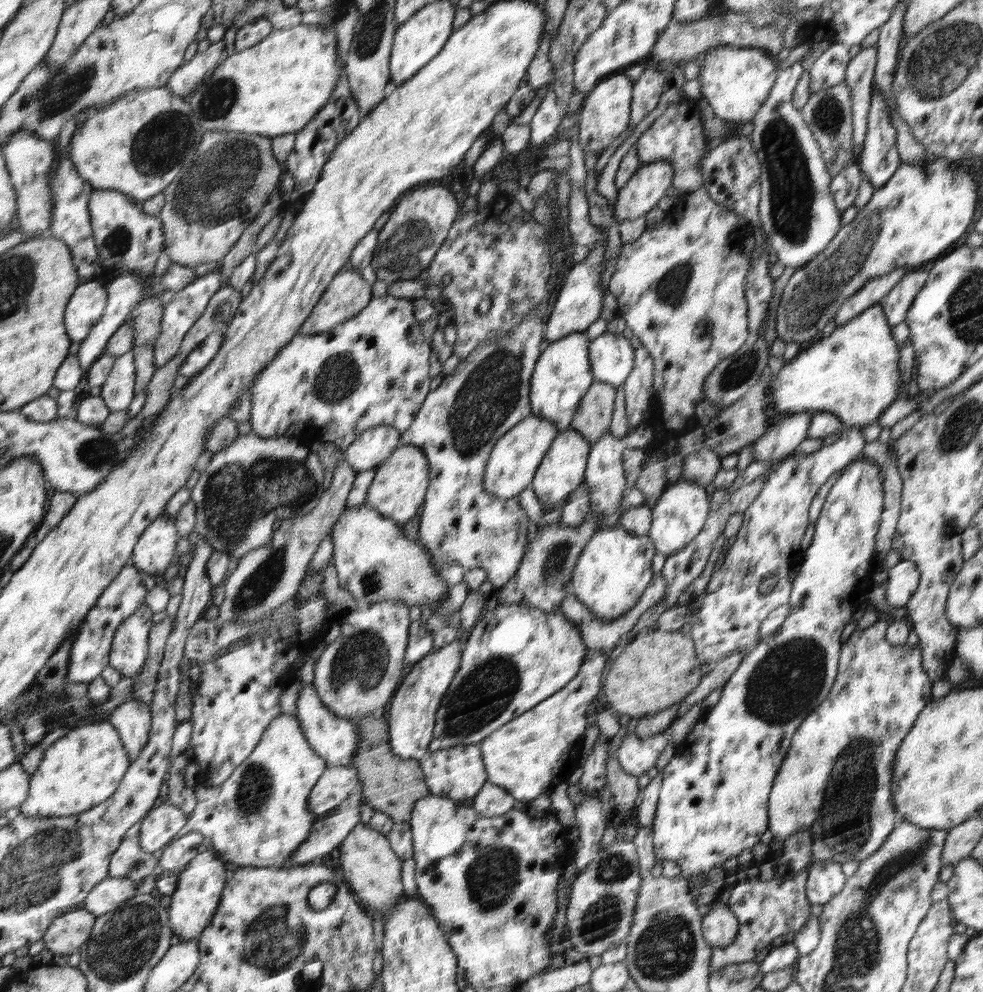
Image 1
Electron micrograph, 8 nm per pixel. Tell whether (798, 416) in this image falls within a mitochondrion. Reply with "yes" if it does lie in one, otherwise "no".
no

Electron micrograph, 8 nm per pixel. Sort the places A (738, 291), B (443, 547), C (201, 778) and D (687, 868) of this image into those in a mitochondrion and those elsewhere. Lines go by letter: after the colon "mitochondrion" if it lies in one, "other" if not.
A: other
B: other
C: other
D: other

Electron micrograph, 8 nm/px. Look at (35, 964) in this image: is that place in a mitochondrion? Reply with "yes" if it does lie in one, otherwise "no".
no

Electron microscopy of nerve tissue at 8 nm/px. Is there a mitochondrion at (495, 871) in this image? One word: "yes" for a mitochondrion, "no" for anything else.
yes

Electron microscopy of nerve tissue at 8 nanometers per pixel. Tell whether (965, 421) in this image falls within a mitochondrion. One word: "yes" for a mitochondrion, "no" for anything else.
yes

